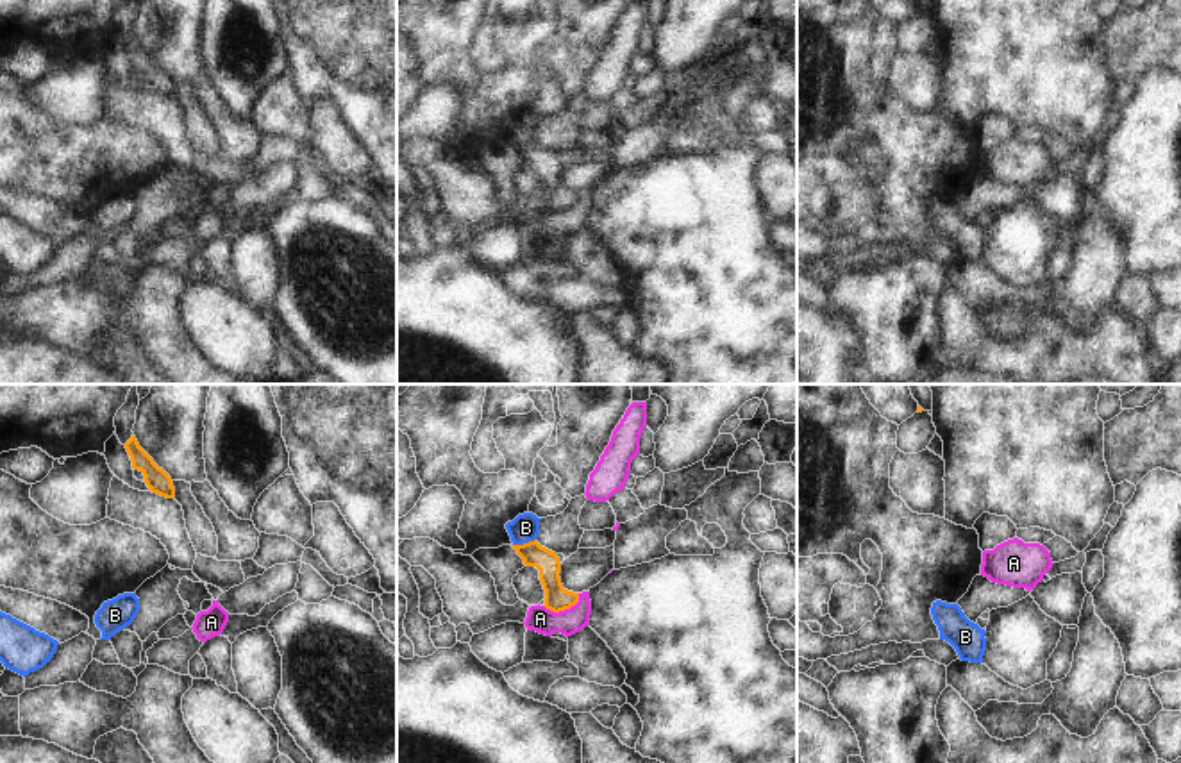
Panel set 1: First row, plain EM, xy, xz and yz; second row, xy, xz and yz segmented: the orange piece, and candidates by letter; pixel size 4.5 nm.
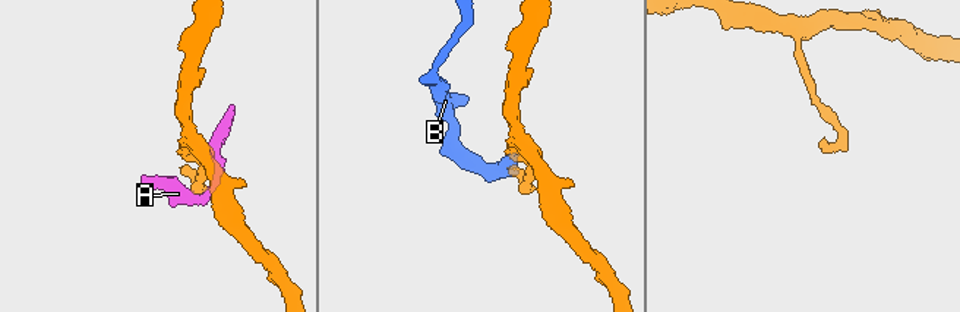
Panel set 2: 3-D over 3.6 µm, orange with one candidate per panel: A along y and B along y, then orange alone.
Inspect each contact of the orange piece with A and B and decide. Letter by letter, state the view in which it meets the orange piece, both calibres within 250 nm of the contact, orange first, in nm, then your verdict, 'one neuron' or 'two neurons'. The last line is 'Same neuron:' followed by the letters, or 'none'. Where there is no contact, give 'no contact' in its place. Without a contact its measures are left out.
A: contact in xz; calibres 110 and 120 nm; two neurons
B: contact in xz; calibres 110 and 130 nm; two neurons
Same neuron: none

